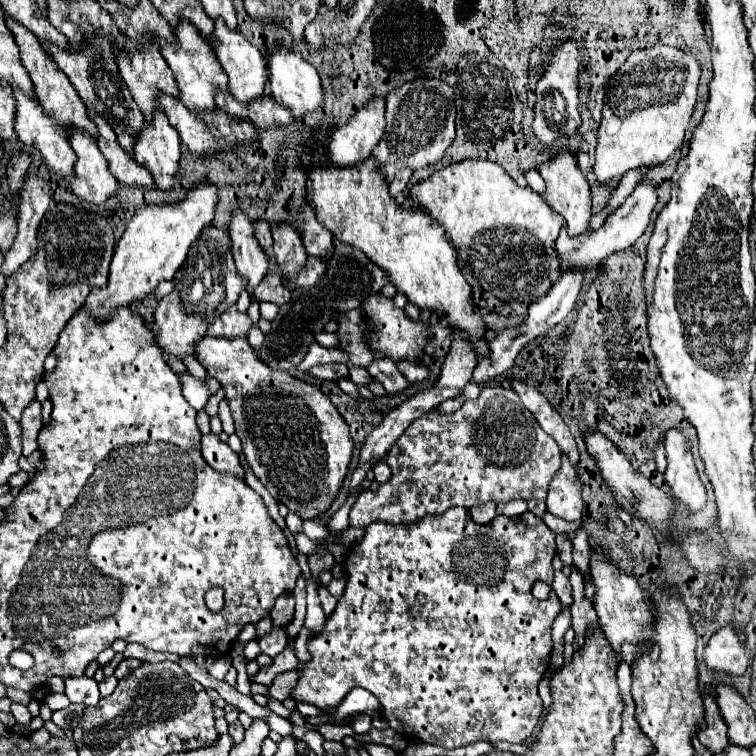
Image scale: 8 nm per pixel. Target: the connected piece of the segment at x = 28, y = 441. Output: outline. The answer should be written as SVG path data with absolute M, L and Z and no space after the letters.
M31 400L29 406L23 410L23 418L21 418L23 456L31 456L37 450L37 434L41 428L43 428L41 404L37 400Z

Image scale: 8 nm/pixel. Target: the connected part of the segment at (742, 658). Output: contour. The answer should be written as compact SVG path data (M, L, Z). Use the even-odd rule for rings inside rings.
M731 624L721 628L705 648L705 664L715 672L741 676L747 672L749 660L751 652Z

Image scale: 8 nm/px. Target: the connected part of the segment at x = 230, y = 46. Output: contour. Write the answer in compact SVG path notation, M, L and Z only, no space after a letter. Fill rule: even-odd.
M215 20L215 30L213 30L213 38L209 38L209 44L215 50L221 68L225 68L225 74L229 78L229 92L239 102L249 102L265 92L265 84L267 84L265 58L259 52L259 48L255 48L239 30L229 30L223 20Z

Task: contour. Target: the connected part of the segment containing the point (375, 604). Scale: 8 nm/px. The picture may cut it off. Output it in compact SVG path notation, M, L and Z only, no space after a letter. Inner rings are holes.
M451 508L443 516L427 516L417 524L373 522L371 526L365 528L363 540L351 544L347 550L345 594L337 602L337 608L331 614L331 618L327 618L323 632L319 636L309 638L311 660L307 664L299 664L301 676L297 686L291 692L291 698L295 702L307 702L317 708L335 708L349 694L349 690L361 686L369 690L373 696L377 696L383 708L385 722L401 736L417 738L421 742L445 746L445 748L459 748L477 740L487 740L487 742L507 740L513 744L521 744L537 726L543 710L543 702L537 694L537 686L549 666L549 656L553 648L551 624L561 612L561 602L553 590L547 600L537 600L531 594L531 588L537 580L553 584L553 566L551 566L553 556L555 556L555 532L549 530L547 524L541 518L535 518L531 512L525 512L517 518L497 516L493 518L491 524L485 526L475 524L465 508Z

